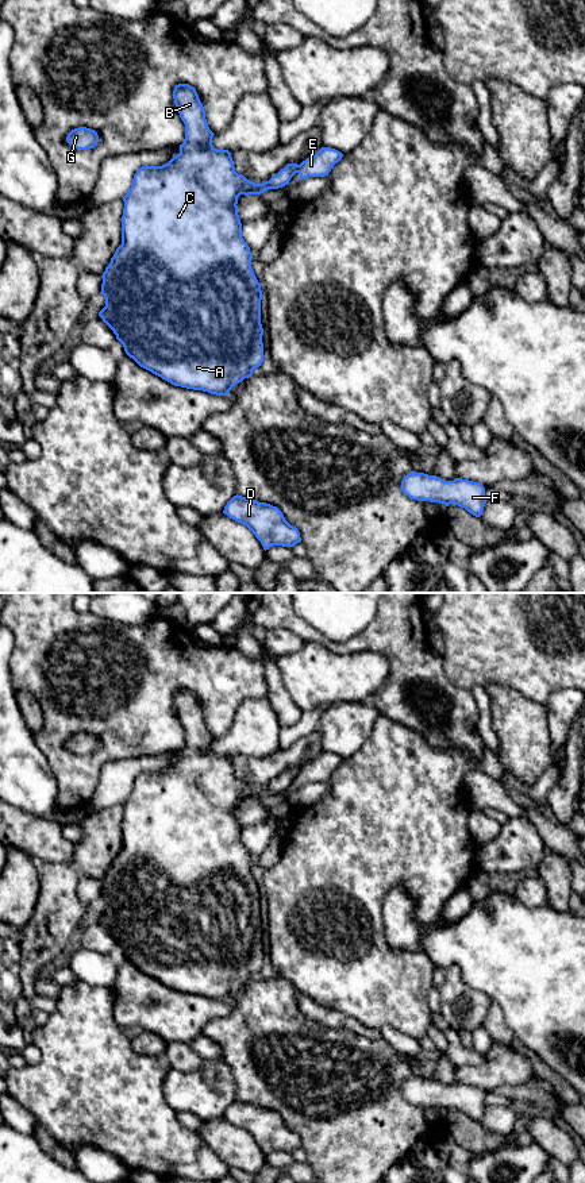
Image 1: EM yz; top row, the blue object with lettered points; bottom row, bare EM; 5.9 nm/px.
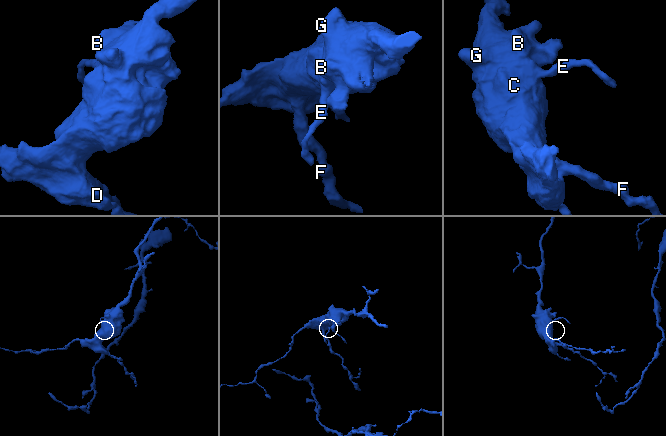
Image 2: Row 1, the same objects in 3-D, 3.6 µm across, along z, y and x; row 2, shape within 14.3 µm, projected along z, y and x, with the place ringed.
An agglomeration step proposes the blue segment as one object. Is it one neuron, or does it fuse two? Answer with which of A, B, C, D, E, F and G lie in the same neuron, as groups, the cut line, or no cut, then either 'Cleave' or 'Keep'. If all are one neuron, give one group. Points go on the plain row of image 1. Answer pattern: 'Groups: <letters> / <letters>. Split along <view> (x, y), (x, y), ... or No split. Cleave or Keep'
Groups: A B C D F G / E. Split along yz (300, 770), (296, 777). Cleave

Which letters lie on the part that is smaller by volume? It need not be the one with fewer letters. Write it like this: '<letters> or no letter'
E

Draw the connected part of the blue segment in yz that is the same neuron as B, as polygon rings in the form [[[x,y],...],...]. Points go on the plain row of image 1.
[[[189,689],[173,695],[174,709],[185,729],[180,758],[162,771],[142,771],[134,779],[130,795],[123,802],[122,849],[103,878],[101,899],[105,912],[99,917],[113,936],[126,959],[141,972],[174,991],[227,1001],[234,990],[253,980],[263,967],[263,933],[261,929],[261,891],[251,874],[253,859],[242,843],[238,820],[240,799],[261,799],[289,789],[300,770],[288,768],[269,786],[255,789],[235,777],[228,755],[212,750],[204,712]]]

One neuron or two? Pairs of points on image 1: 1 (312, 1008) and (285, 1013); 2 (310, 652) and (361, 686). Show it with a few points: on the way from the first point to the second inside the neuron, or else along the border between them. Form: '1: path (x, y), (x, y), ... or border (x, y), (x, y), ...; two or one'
1: border (297, 991), (299, 1010), (326, 1028); two
2: path (322, 665), (334, 677), (349, 677); one

